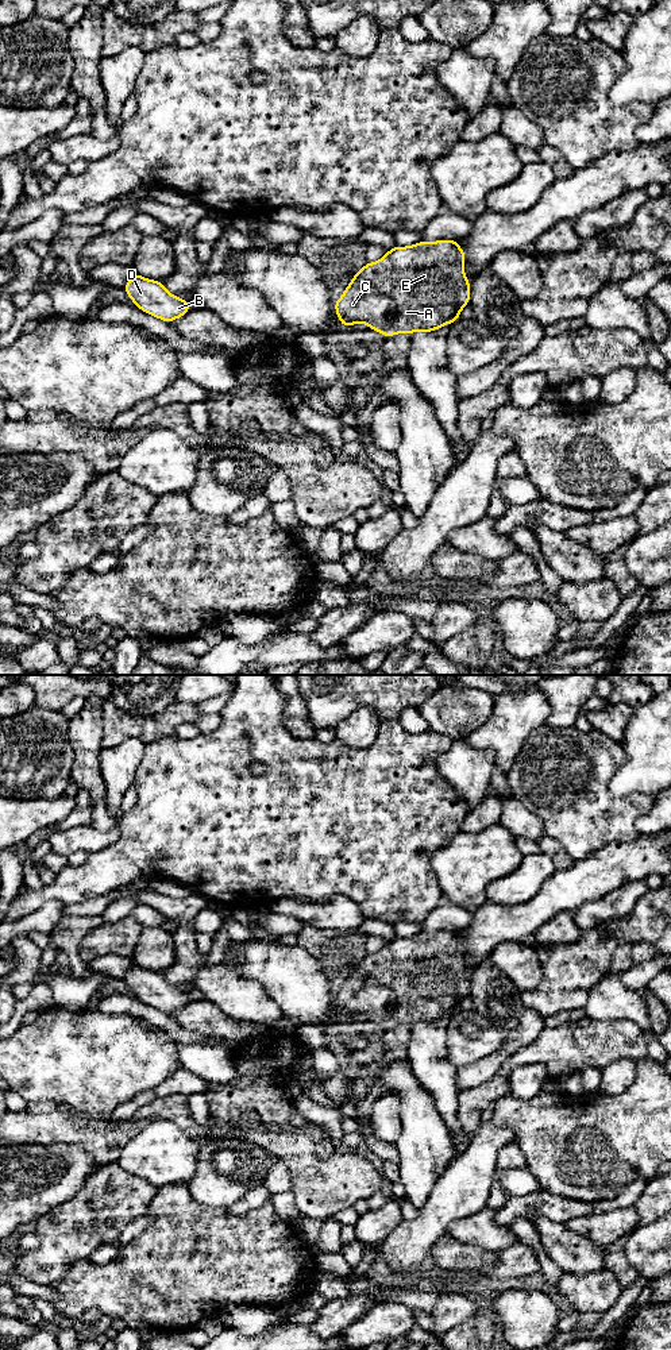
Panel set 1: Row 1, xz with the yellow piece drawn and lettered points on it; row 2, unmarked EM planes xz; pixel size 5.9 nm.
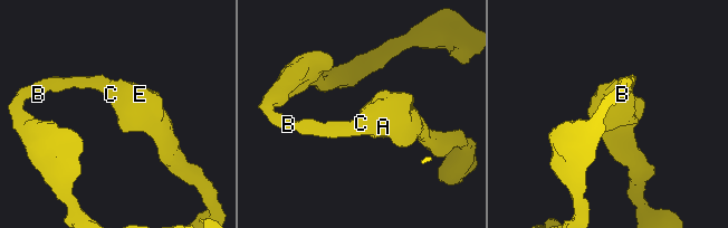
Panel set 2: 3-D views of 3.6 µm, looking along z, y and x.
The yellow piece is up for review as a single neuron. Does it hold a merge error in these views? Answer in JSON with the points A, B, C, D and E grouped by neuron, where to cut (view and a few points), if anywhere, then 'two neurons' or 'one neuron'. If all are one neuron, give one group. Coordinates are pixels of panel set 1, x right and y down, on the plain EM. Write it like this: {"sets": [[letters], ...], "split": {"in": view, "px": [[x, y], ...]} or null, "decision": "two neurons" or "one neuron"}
{"sets": [["A", "B", "C", "D", "E"]], "split": null, "decision": "one neuron"}

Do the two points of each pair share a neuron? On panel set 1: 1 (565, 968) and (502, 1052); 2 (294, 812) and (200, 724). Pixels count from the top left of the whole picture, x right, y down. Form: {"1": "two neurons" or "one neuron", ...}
{"1": "two neurons", "2": "two neurons"}

